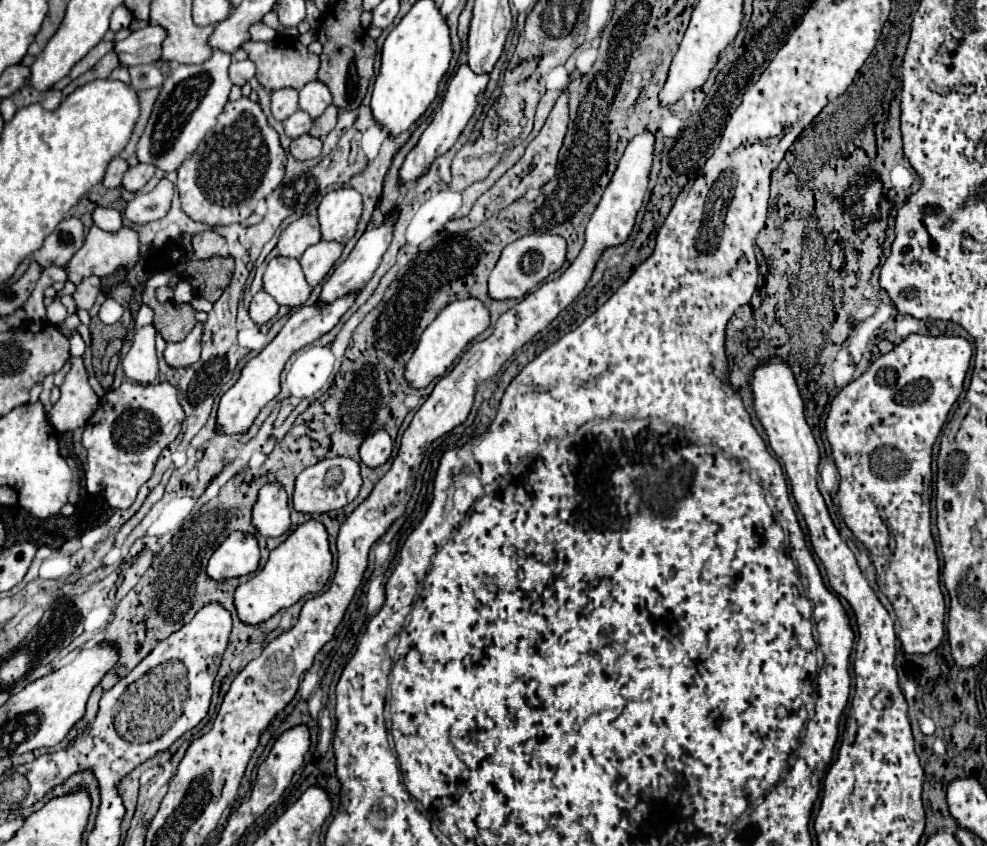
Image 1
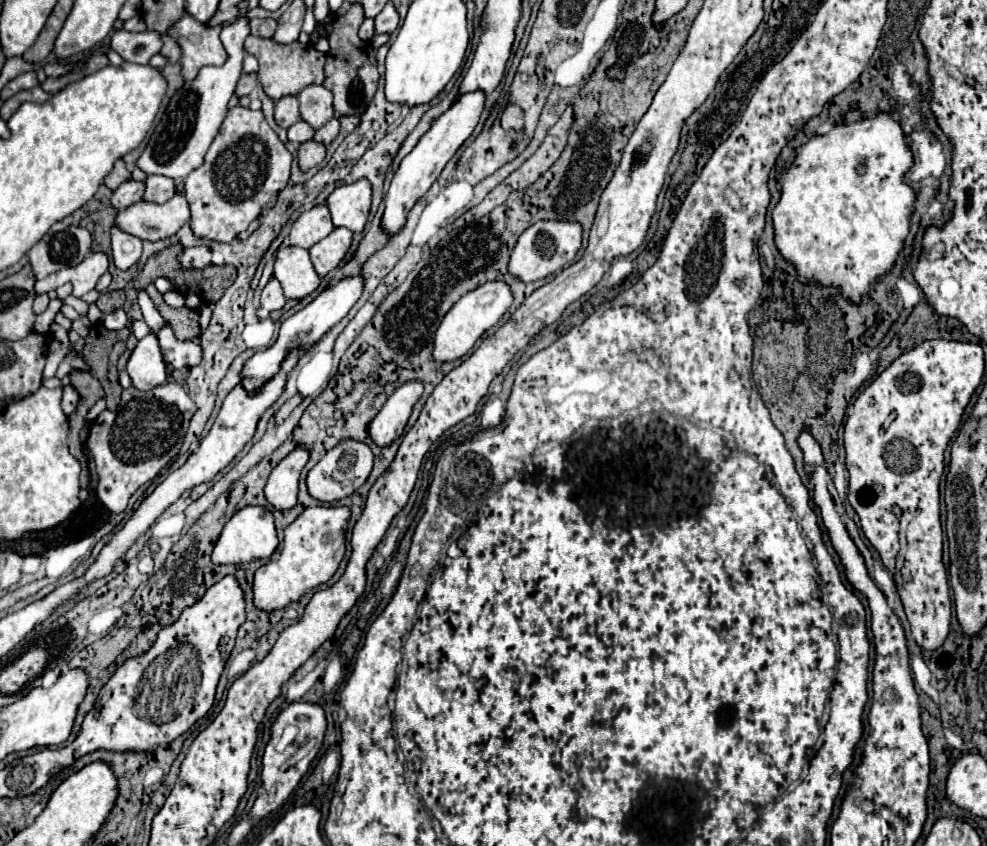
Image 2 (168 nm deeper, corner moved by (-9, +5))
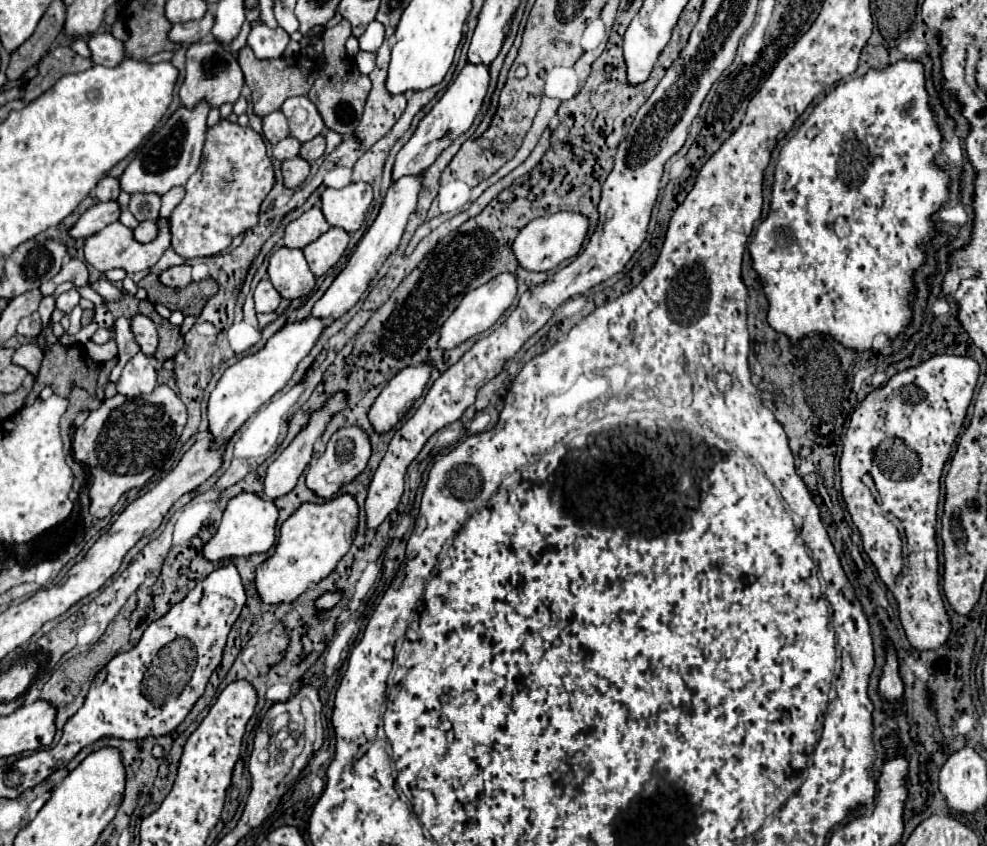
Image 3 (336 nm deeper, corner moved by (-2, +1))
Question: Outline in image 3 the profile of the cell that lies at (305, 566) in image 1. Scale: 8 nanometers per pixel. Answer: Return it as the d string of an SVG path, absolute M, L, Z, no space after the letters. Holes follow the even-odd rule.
M343 493L341 497L335 497L335 499L325 501L325 503L303 503L281 525L281 537L279 537L275 553L257 567L255 585L257 585L257 591L259 591L261 599L265 603L291 603L305 589L313 587L315 583L319 583L321 579L325 579L327 575L331 575L331 571L335 569L335 565L339 563L339 559L349 551L349 547L351 547L351 543L355 539L357 525L359 525L359 507L357 507L355 497L349 495L349 493Z

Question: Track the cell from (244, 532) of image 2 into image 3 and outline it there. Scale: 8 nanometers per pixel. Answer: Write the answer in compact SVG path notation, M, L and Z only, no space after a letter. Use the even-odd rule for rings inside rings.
M241 493L227 503L223 513L223 521L211 541L205 543L203 553L209 561L219 559L233 559L233 557L247 557L255 553L267 553L275 543L275 525L279 519L279 509L271 499L253 493Z

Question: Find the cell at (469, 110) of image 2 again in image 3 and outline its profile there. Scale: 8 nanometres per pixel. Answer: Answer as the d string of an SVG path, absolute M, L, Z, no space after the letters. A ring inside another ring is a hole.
M401 177L399 181L395 181L389 187L377 219L373 221L369 231L359 241L359 245L357 245L355 253L351 255L347 267L335 277L335 281L325 291L325 295L313 305L313 309L309 313L311 317L317 317L317 319L323 319L323 321L331 323L331 321L343 317L361 299L361 295L369 287L371 279L377 275L379 267L397 249L397 245L401 241L401 235L403 235L403 229L405 229L405 223L407 223L409 215L417 209L417 195L419 195L419 191L421 191L421 177Z

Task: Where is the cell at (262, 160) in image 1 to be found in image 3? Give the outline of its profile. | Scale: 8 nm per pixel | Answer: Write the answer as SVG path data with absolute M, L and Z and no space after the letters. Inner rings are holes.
M219 121L207 131L199 169L185 185L185 199L171 215L171 247L185 259L211 257L231 245L231 241L257 225L263 199L275 183L273 165L267 157L265 141L251 127Z

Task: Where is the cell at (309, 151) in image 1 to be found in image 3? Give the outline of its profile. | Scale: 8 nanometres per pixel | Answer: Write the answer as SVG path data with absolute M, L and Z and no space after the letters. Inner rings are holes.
M301 157L287 159L281 163L281 173L283 173L283 185L287 189L297 189L309 175L309 163Z

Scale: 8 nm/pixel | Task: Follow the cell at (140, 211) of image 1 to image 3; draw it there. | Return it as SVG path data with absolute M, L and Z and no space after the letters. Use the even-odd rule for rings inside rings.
M167 219L159 221L159 235L157 235L157 239L151 241L151 243L145 243L145 245L137 243L133 239L133 231L131 229L127 229L125 225L115 221L111 225L107 225L105 229L101 229L99 233L87 237L83 251L85 251L87 265L95 267L101 273L105 273L109 269L123 269L125 273L137 273L137 271L151 269L159 261L163 251L169 249L169 247L171 247L171 235L169 235L169 221Z

